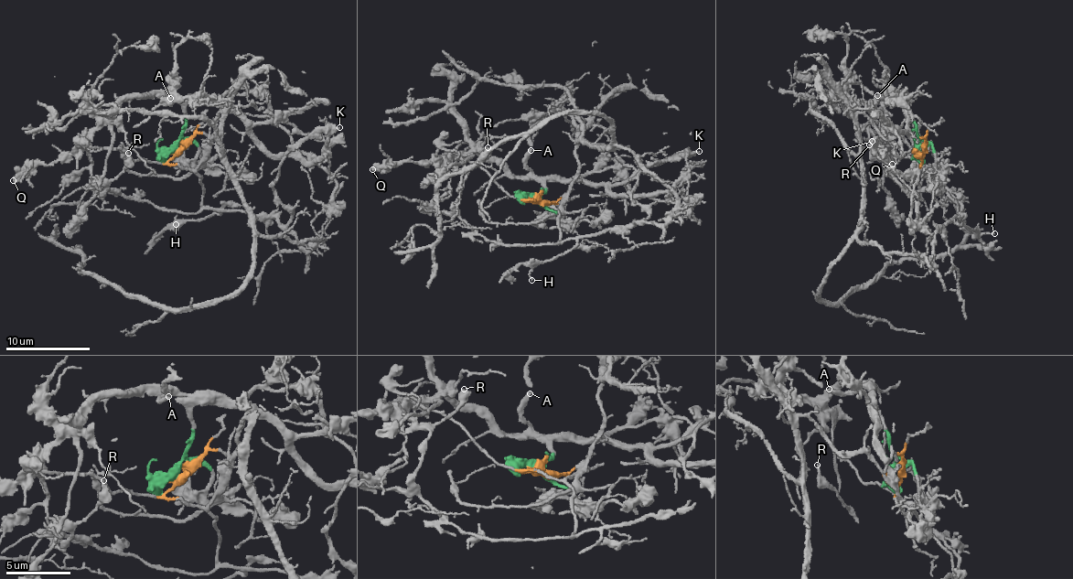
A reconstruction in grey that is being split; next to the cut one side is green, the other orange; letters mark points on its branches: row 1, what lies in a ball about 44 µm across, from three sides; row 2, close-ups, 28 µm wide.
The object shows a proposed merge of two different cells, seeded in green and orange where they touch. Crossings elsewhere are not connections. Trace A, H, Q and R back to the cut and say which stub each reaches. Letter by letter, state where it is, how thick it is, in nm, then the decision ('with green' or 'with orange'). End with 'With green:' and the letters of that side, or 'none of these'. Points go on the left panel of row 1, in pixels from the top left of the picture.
A: place (170, 98); calibre 260 nm; with green
H: place (176, 224); calibre 130 nm; with orange
Q: place (13, 180); calibre 440 nm; with green
R: place (128, 153); calibre 240 nm; with orange
With green: A, Q

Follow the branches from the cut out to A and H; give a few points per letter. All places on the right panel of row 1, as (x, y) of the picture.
A: (921, 147), (908, 103), (902, 96), (876, 96)
H: (921, 144), (921, 166), (925, 176), (956, 204), (956, 222), (975, 228), (981, 233), (994, 233)

